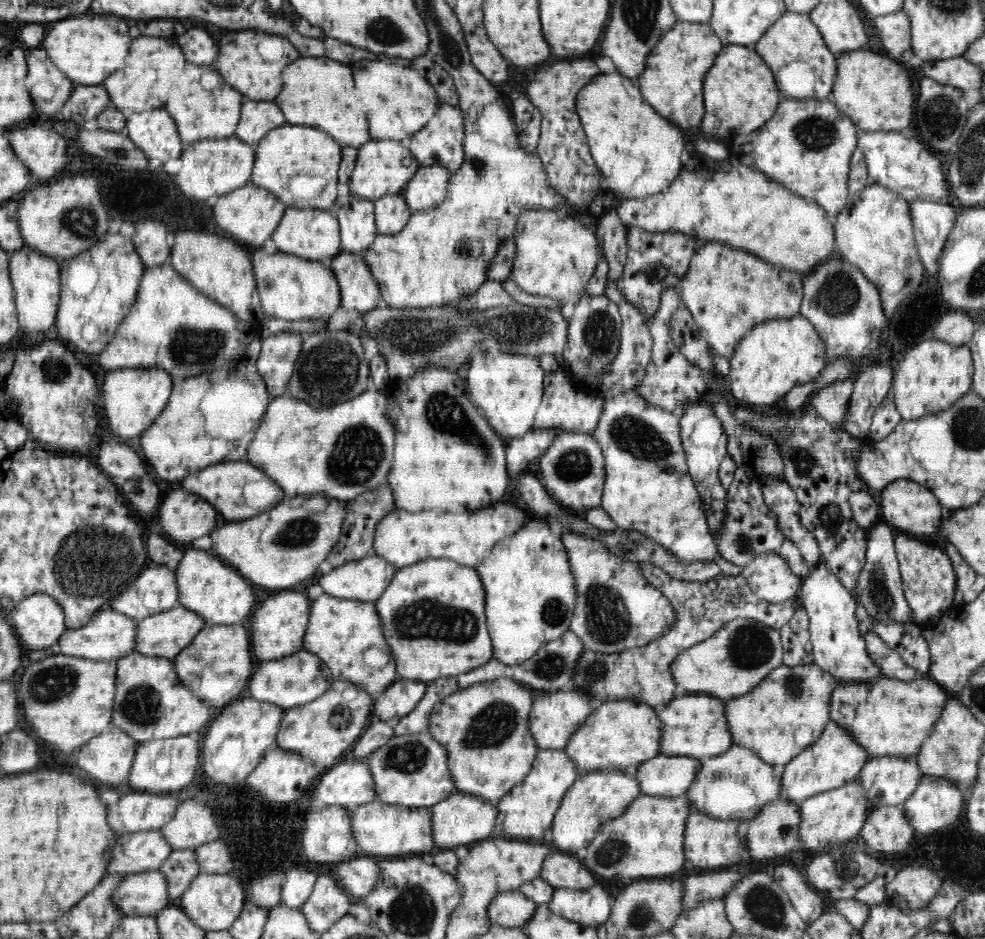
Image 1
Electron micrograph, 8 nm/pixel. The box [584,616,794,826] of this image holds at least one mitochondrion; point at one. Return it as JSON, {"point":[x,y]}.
{"point":[748,647]}

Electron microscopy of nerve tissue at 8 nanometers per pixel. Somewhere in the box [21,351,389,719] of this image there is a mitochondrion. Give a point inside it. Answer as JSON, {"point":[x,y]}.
{"point":[49,686]}

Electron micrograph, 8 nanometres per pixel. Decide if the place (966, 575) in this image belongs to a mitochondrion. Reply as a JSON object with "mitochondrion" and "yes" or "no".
{"mitochondrion":"no"}

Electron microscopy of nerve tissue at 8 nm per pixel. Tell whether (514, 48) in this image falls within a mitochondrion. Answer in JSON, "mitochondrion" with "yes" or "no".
{"mitochondrion":"no"}

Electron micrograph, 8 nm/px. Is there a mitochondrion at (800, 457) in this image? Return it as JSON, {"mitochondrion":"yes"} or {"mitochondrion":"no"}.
{"mitochondrion":"yes"}

